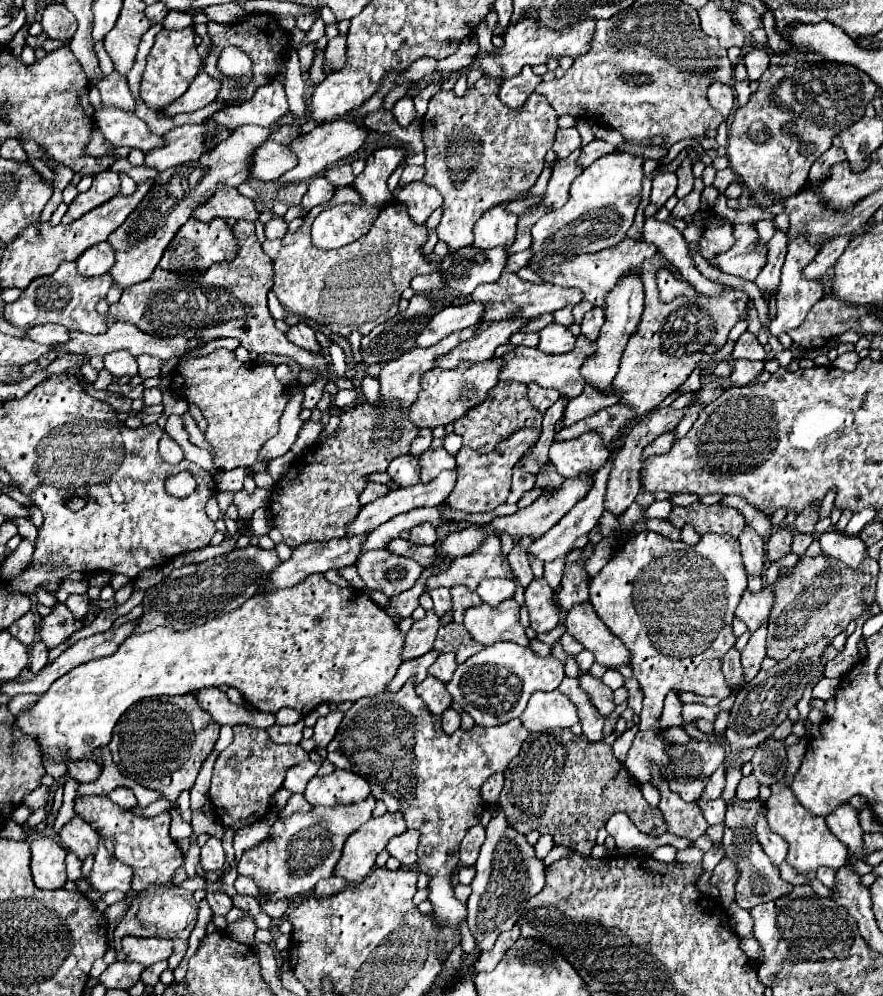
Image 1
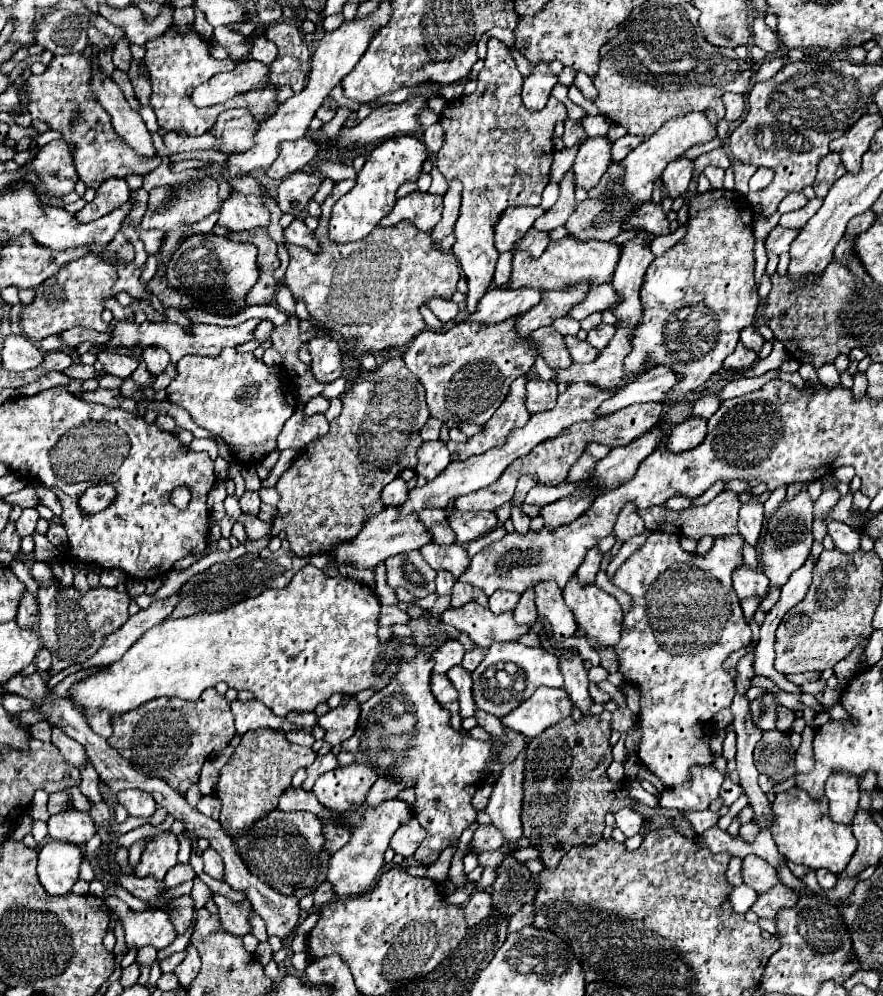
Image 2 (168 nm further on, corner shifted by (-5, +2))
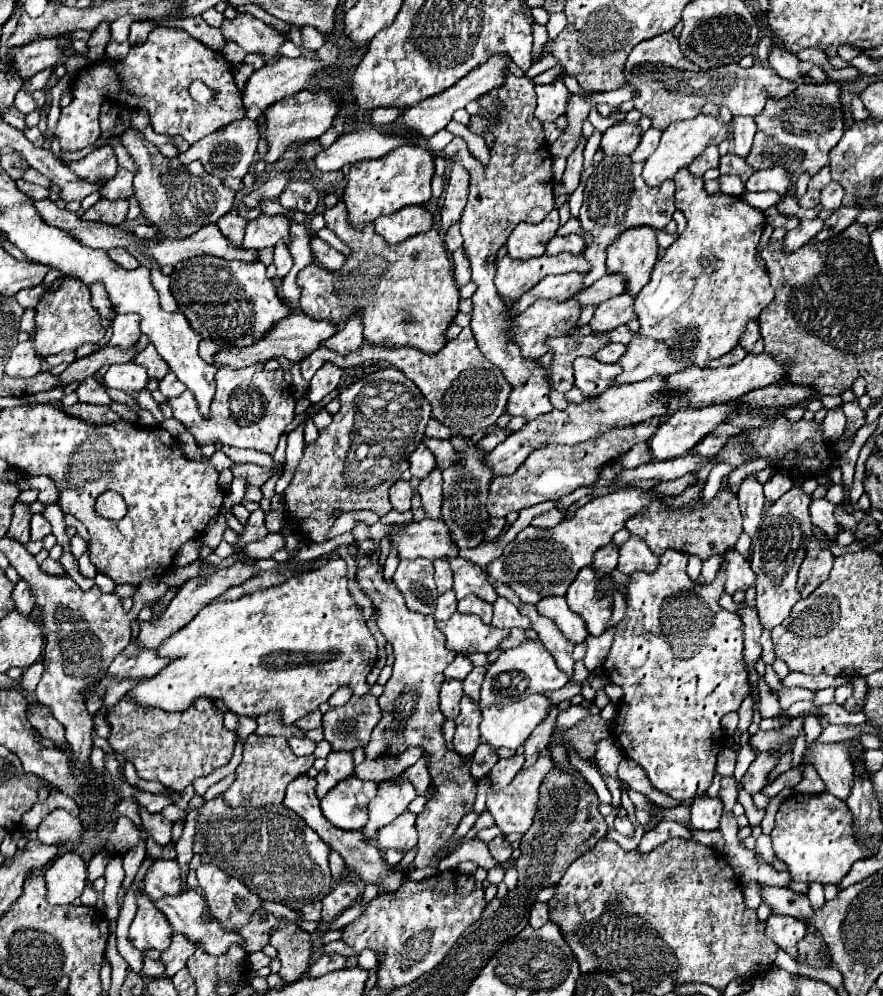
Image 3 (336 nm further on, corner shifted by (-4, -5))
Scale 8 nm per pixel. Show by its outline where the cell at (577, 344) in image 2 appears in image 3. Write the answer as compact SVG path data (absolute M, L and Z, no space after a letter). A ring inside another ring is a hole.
M578 357L574 361L576 387L582 391L586 399L594 399L602 395L608 387L614 385L620 373L622 373L620 365L606 365L596 361L594 357Z

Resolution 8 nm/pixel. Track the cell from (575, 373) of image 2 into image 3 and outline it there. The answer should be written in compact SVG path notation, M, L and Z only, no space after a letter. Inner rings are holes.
M636 335L626 349L626 355L618 361L622 365L622 377L618 377L616 385L620 383L636 383L656 375L672 375L686 367L686 361L672 359L670 349L656 339L648 339Z

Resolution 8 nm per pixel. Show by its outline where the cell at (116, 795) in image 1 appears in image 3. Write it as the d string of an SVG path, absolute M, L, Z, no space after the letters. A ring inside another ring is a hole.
M140 807L140 815L144 821L144 829L154 837L154 841L158 845L168 845L172 843L172 823L168 819L164 819L160 813L150 815L144 807Z

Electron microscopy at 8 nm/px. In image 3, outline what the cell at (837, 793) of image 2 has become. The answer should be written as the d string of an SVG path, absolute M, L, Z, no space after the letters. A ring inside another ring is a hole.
M808 743L802 765L812 765L826 785L826 791L846 799L854 781L854 767L842 743Z

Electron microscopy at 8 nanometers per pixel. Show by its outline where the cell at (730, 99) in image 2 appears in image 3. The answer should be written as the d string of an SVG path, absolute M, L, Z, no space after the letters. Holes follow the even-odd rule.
M734 117L734 127L732 127L732 141L734 141L734 151L740 157L746 157L752 147L752 139L756 133L756 123L752 117Z

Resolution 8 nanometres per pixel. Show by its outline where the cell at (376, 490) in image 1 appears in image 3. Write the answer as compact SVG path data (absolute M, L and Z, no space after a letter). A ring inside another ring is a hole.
M404 479L396 481L392 485L392 489L390 489L390 503L392 503L392 507L396 511L410 511L410 507L412 507L410 501L412 501L412 487L410 487L410 483L404 481Z

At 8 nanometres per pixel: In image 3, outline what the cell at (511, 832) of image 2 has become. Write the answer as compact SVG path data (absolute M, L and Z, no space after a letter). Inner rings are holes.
M552 705L546 719L534 729L534 733L528 737L526 741L526 751L524 751L524 757L526 757L526 763L524 767L530 767L536 759L538 759L538 753L550 745L550 737L554 733L554 725L556 725L556 715L558 715L558 707Z

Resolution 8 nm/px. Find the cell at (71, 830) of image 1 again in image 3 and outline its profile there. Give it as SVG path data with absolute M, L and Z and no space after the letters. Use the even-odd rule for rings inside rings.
M54 809L40 821L36 833L38 833L38 839L48 845L52 845L54 841L70 843L82 835L82 825L78 817L70 815L68 811Z

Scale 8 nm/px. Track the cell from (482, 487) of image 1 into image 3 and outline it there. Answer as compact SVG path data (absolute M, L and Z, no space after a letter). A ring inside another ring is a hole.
M650 419L646 423L636 423L636 425L630 425L630 427L616 427L612 429L610 433L602 433L590 441L584 441L584 443L578 443L574 447L570 445L546 445L542 449L536 449L534 453L530 453L526 457L526 461L518 467L518 471L514 475L506 475L506 477L496 477L490 485L490 495L488 495L488 503L486 503L486 509L492 517L506 517L510 511L520 511L520 509L526 509L526 507L532 507L532 505L538 505L542 501L558 501L560 497L576 491L578 487L592 487L598 479L600 479L600 469L612 461L616 461L620 455L624 455L626 451L630 451L636 443L640 441L648 441L656 429L660 425L660 419Z

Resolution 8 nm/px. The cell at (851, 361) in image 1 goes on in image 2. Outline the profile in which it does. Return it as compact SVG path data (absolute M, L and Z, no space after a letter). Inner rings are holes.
M857 370L855 376L853 376L853 380L855 380L855 384L853 384L853 396L861 398L865 394L865 390L867 390L867 376Z

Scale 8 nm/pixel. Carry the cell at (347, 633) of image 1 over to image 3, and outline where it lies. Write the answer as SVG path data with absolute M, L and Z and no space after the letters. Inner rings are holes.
M340 557L308 573L290 577L282 585L248 593L234 601L206 605L184 629L168 637L158 651L162 657L170 657L172 663L128 693L138 699L140 705L160 707L164 711L186 711L192 701L208 697L222 699L236 715L258 717L268 711L282 711L286 725L316 711L338 687L350 687L354 695L366 693L366 675L376 663L376 641L350 597L346 563Z

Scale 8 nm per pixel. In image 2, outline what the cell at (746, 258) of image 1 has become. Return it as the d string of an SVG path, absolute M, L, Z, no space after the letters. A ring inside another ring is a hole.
M775 226L769 236L765 238L765 250L767 254L773 252L773 254L783 254L783 252L789 252L789 244L793 242L793 238L799 234L799 230L789 230L789 228L783 228L783 226Z

